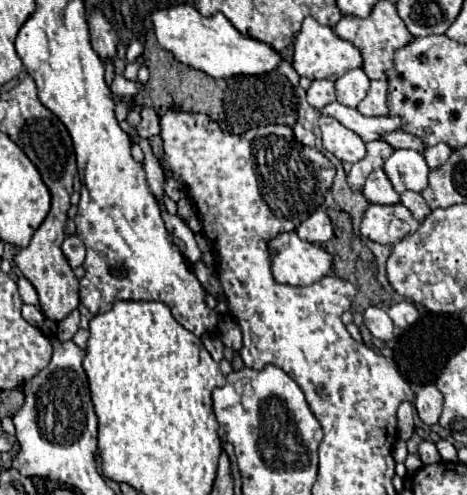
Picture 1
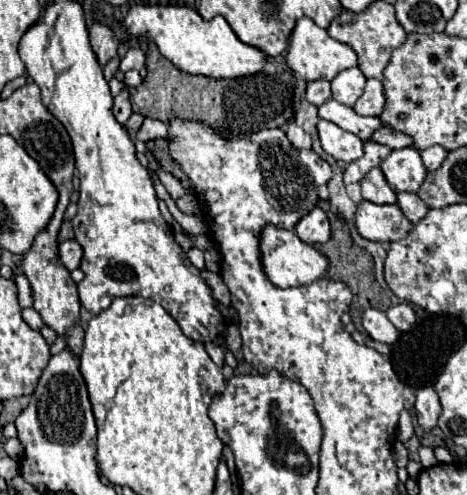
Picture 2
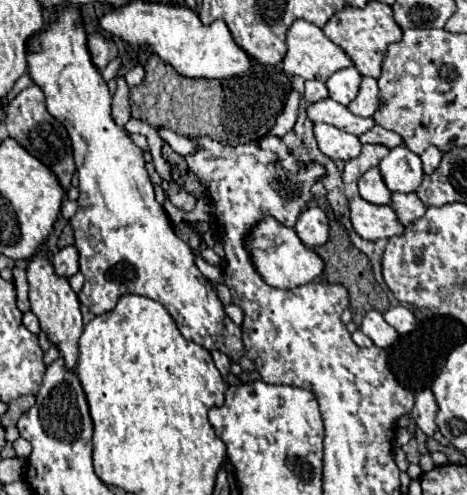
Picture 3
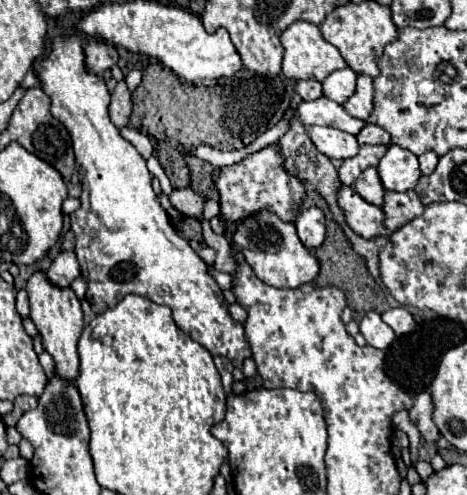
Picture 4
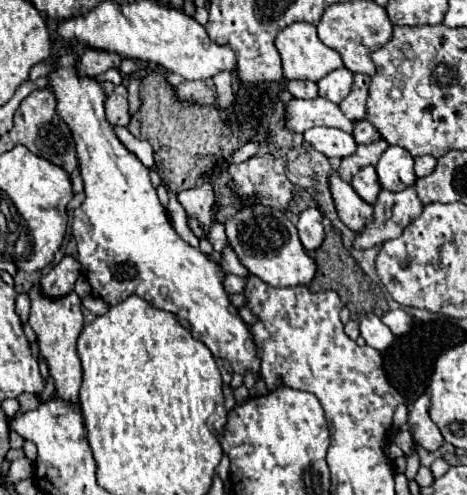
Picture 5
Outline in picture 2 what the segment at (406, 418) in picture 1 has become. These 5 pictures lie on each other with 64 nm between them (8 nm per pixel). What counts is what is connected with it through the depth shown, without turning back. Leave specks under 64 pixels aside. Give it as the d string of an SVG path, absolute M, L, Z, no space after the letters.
M402 410L400 412L400 424L398 424L398 440L400 442L408 442L414 436L414 428L412 428L412 420L410 420L410 412Z

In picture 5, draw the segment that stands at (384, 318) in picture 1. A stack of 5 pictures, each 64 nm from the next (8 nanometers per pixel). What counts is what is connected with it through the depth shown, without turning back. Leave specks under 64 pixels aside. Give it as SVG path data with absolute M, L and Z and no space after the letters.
M366 314L362 318L360 334L362 334L362 338L366 340L368 346L372 346L380 352L384 352L394 340L394 334L390 332L390 328L386 324L382 324L382 320L376 314Z

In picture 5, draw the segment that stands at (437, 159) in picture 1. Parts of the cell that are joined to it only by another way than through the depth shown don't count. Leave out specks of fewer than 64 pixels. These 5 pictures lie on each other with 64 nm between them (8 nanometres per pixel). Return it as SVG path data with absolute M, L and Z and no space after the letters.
M420 156L414 160L414 172L416 176L428 176L436 166L436 158L434 156Z

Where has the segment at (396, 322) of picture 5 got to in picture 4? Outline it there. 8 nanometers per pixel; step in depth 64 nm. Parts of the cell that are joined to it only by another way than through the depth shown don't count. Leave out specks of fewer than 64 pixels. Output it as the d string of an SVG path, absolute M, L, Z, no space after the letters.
M402 306L384 312L384 314L382 314L382 320L384 320L384 322L386 322L398 336L412 332L414 326L416 326L412 314L410 314L406 308L402 308Z

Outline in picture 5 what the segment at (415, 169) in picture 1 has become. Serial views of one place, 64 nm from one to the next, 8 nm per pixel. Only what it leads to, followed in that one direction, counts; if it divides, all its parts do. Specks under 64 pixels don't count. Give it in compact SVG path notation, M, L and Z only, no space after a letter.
M388 146L388 150L380 156L376 164L378 180L384 190L404 190L414 184L416 174L414 174L414 158L410 156L408 150L400 146Z

